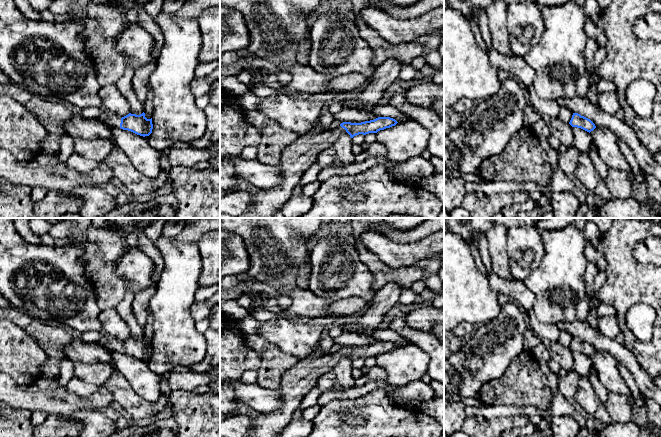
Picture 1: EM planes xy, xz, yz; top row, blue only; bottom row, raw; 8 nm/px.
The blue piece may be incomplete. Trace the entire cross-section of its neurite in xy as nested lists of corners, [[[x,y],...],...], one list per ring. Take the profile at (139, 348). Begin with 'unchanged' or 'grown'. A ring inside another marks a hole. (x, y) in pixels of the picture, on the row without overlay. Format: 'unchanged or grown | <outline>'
grown | [[[103,335],[97,342],[94,343],[102,345],[109,351],[128,354],[143,361],[149,360],[153,353],[152,342],[147,343],[144,336],[140,339],[129,337],[121,342],[109,335]]]

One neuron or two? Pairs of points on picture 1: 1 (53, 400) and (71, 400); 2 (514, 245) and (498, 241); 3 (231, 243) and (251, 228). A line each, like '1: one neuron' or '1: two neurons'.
1: one neuron
2: two neurons
3: two neurons

